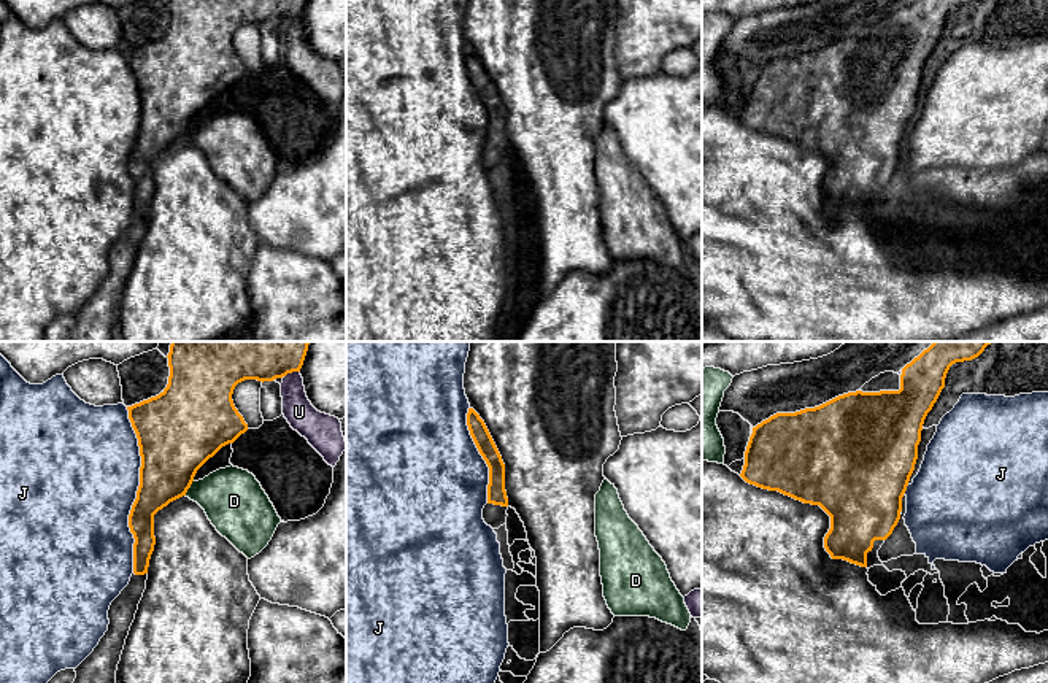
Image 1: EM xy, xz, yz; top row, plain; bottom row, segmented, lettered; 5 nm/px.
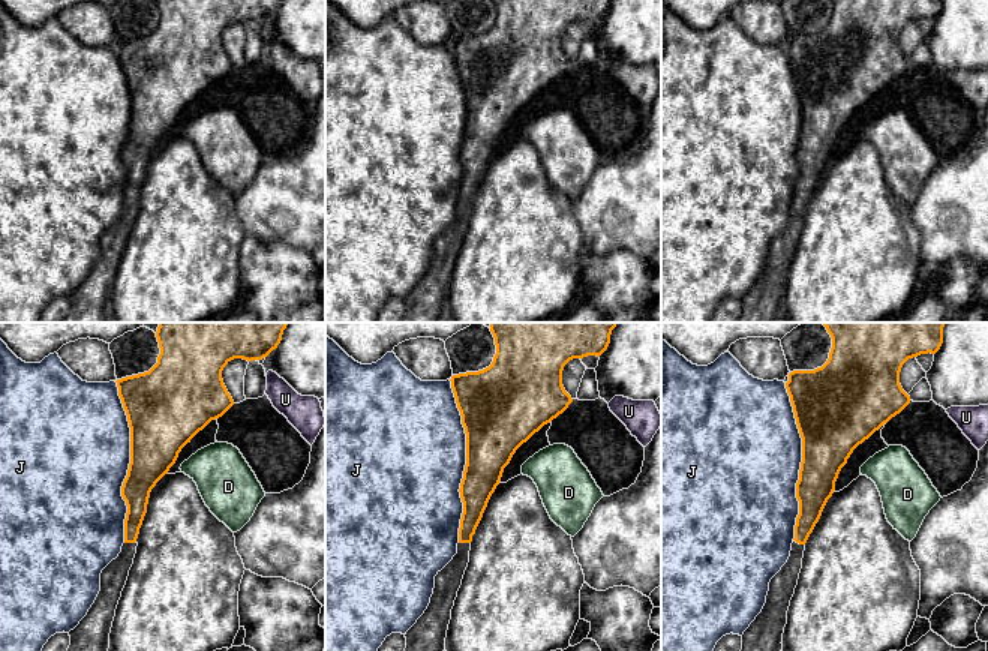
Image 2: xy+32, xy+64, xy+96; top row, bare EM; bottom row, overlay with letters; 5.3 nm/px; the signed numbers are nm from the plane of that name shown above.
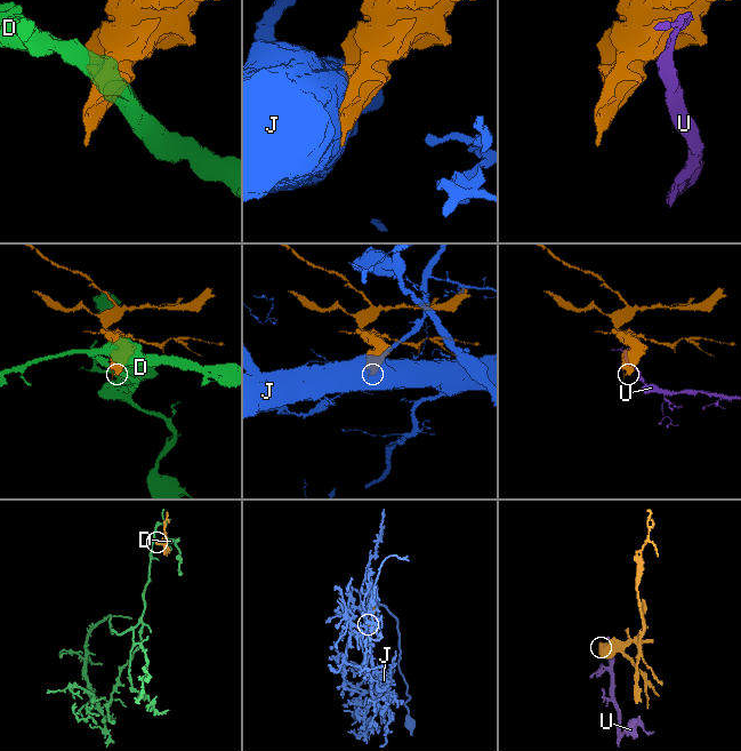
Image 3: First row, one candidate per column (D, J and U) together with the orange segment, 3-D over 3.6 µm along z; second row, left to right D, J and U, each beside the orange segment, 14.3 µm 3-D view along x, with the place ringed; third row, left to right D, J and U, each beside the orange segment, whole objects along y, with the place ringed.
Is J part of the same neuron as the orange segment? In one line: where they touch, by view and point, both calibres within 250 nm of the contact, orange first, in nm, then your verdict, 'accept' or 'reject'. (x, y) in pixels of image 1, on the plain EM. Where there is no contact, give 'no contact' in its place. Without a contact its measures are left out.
xy (138, 134) | 320/480 nm | reject

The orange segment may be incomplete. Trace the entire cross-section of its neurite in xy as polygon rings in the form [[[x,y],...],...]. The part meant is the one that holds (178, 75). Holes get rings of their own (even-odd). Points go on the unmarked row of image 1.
[[[167,0],[170,21],[167,32],[156,41],[127,51],[129,64],[138,83],[141,111],[140,130],[137,143],[129,159],[129,172],[133,178],[133,218],[129,229],[111,246],[108,254],[108,275],[100,283],[94,295],[75,313],[76,322],[65,342],[118,342],[116,314],[121,299],[129,280],[130,270],[135,264],[138,248],[146,233],[149,203],[154,195],[154,159],[167,151],[170,146],[186,140],[197,114],[213,102],[222,91],[233,87],[241,78],[248,75],[248,68],[233,49],[232,38],[238,27],[245,24],[273,25],[287,17],[300,16],[305,0]]]

